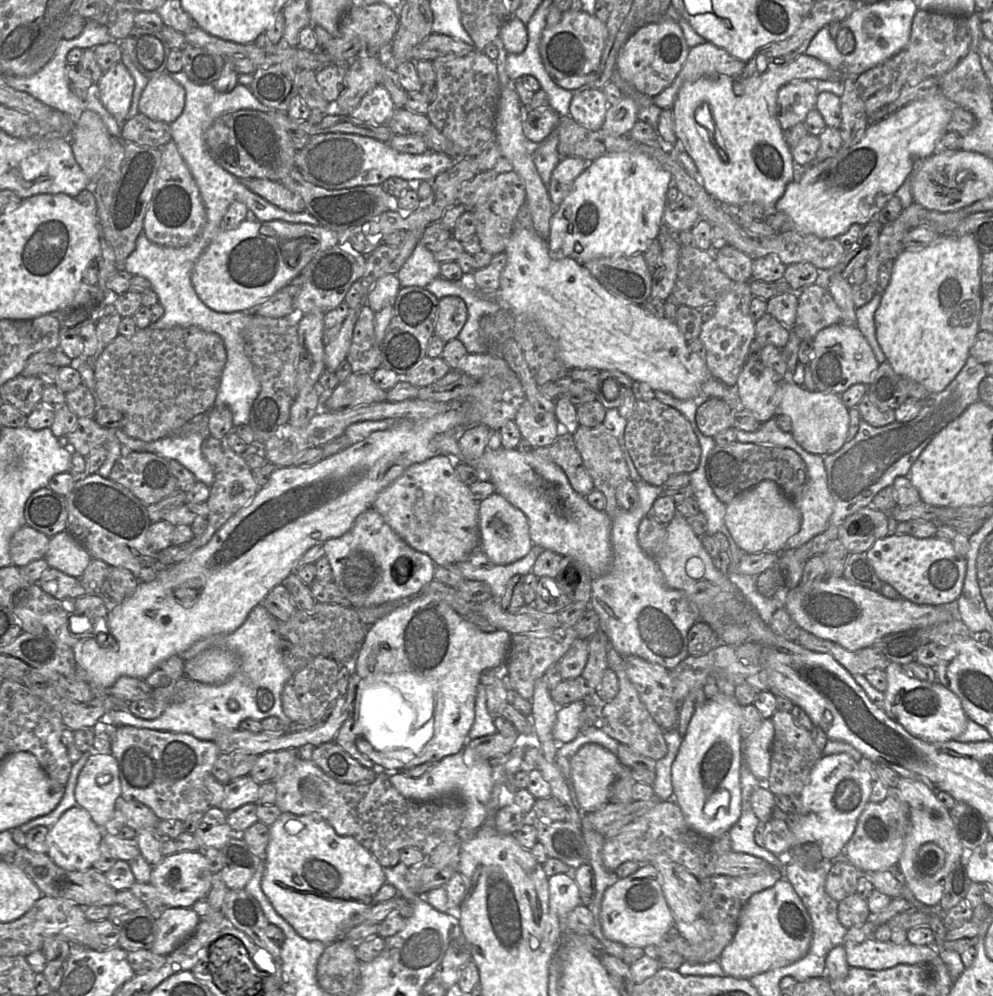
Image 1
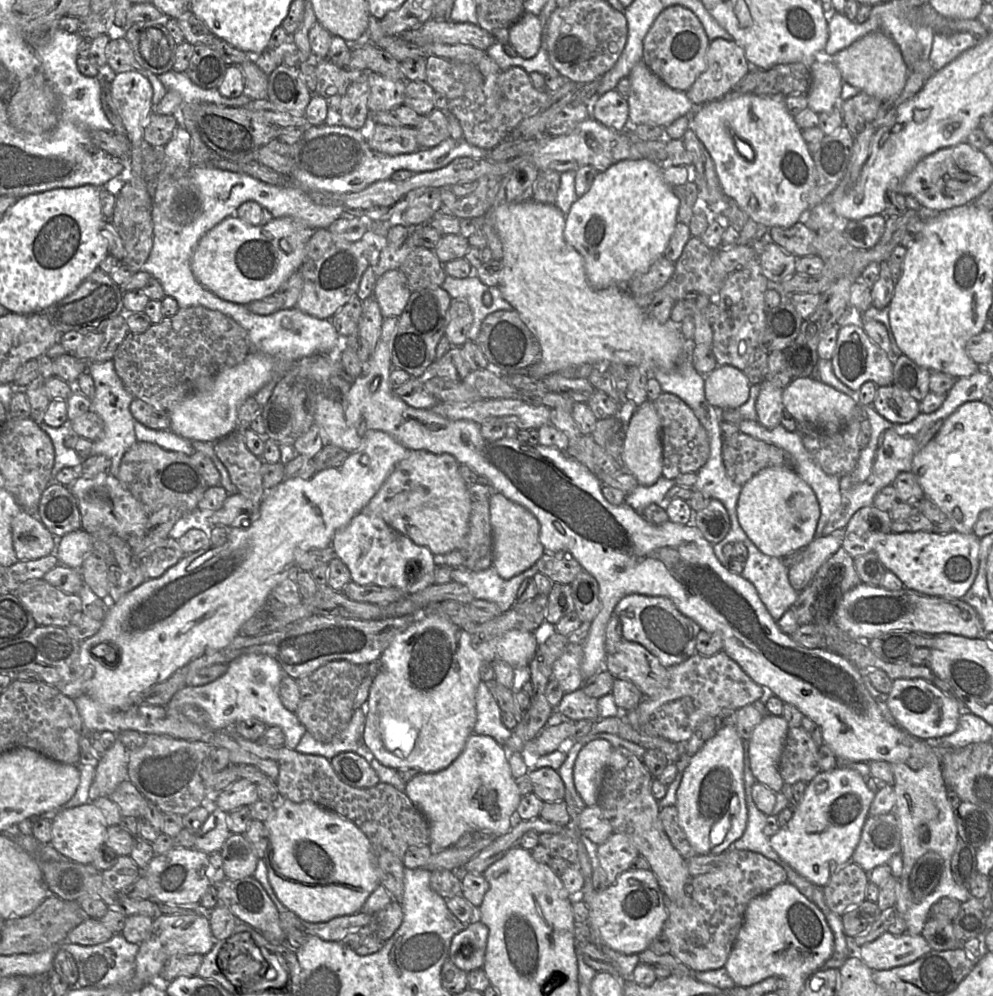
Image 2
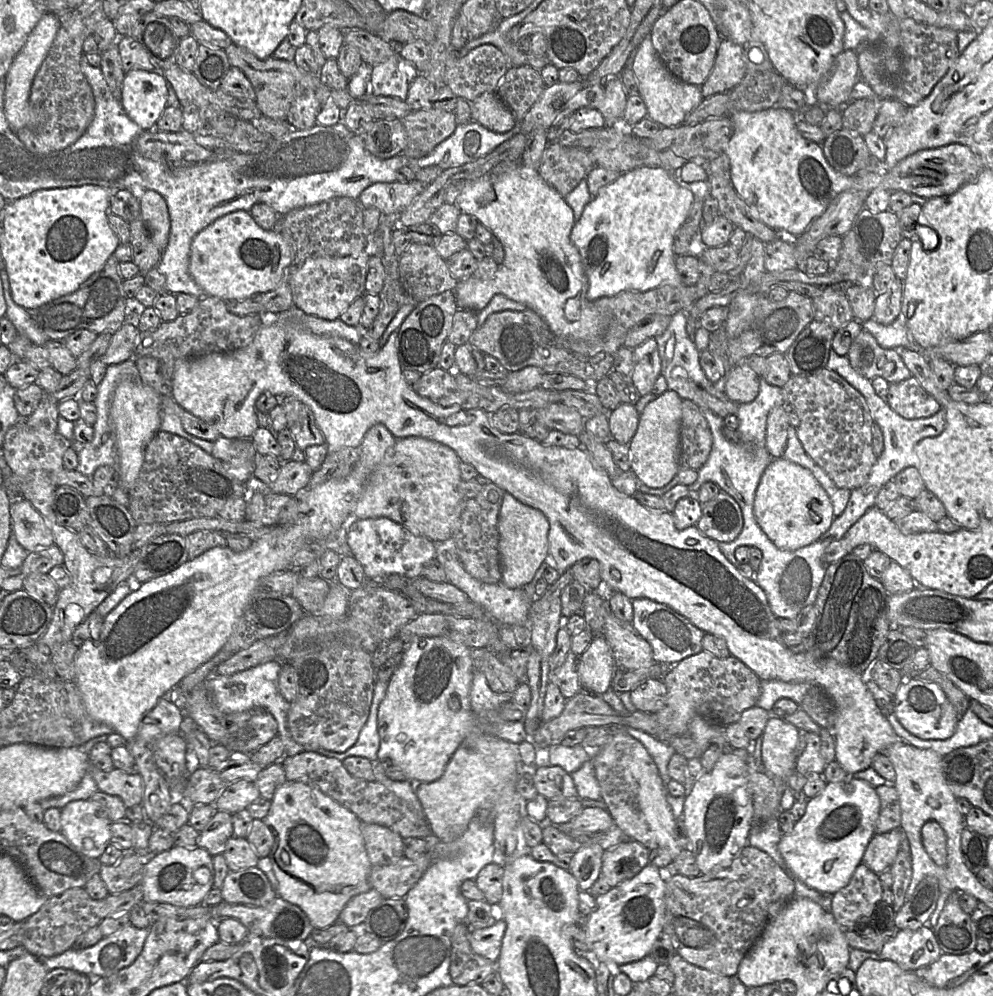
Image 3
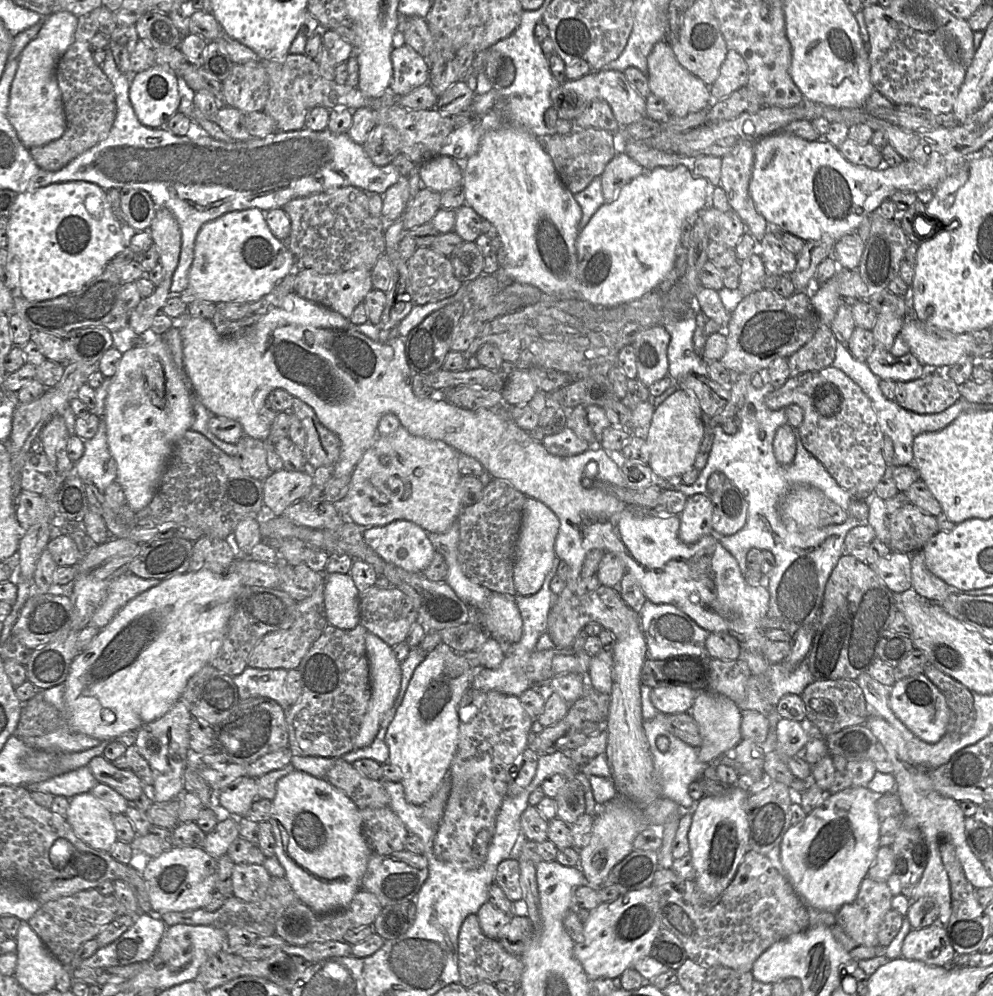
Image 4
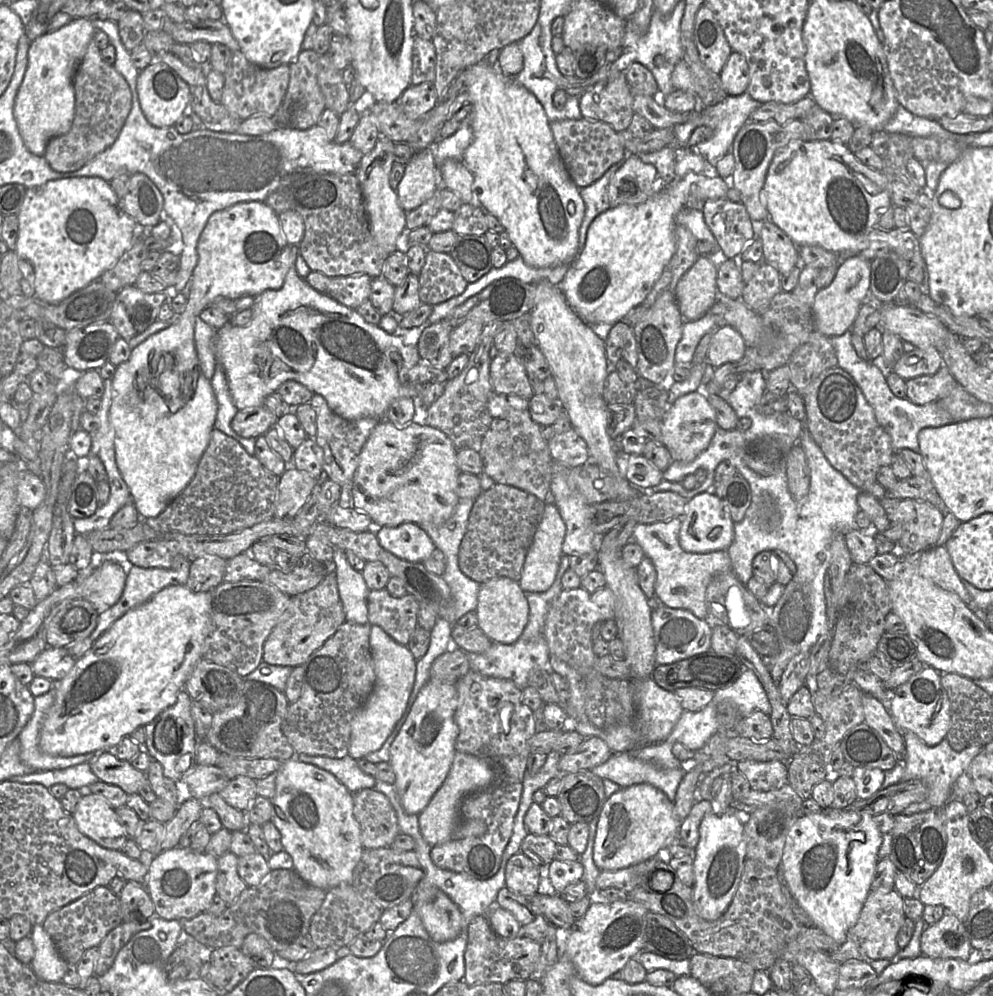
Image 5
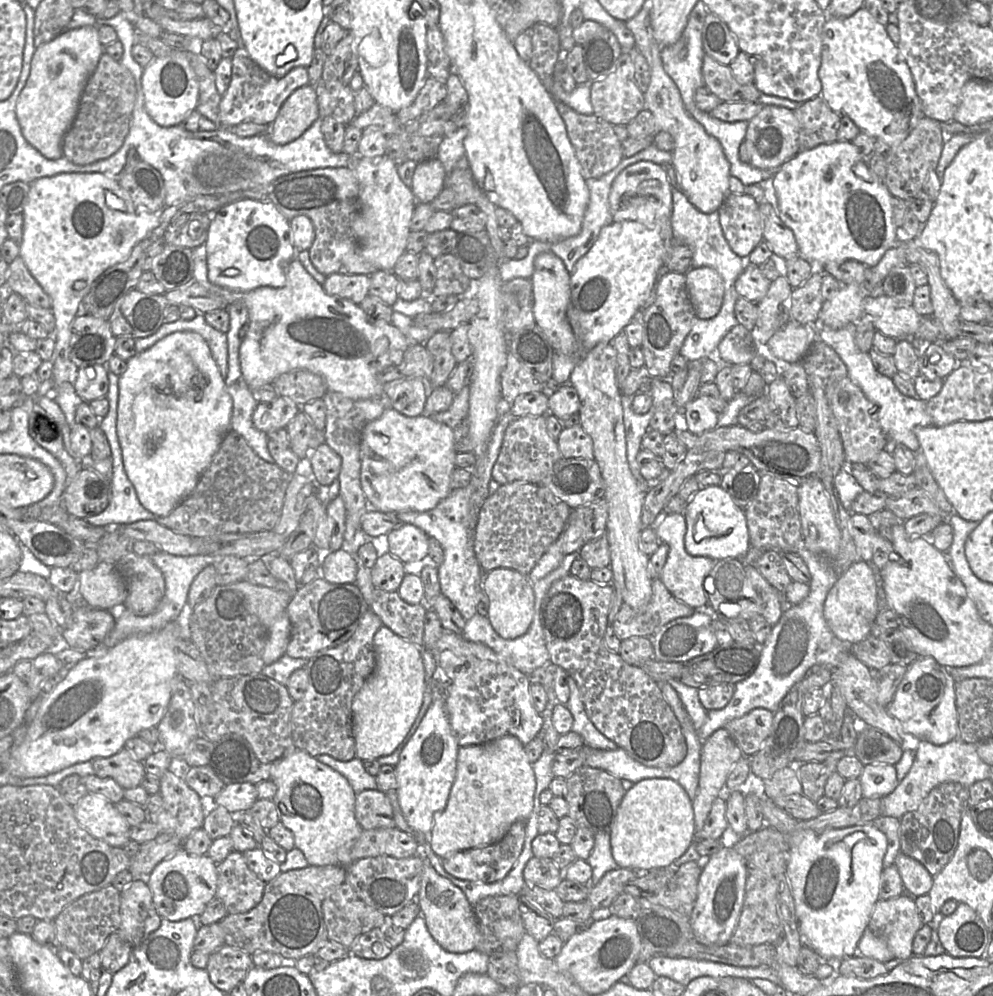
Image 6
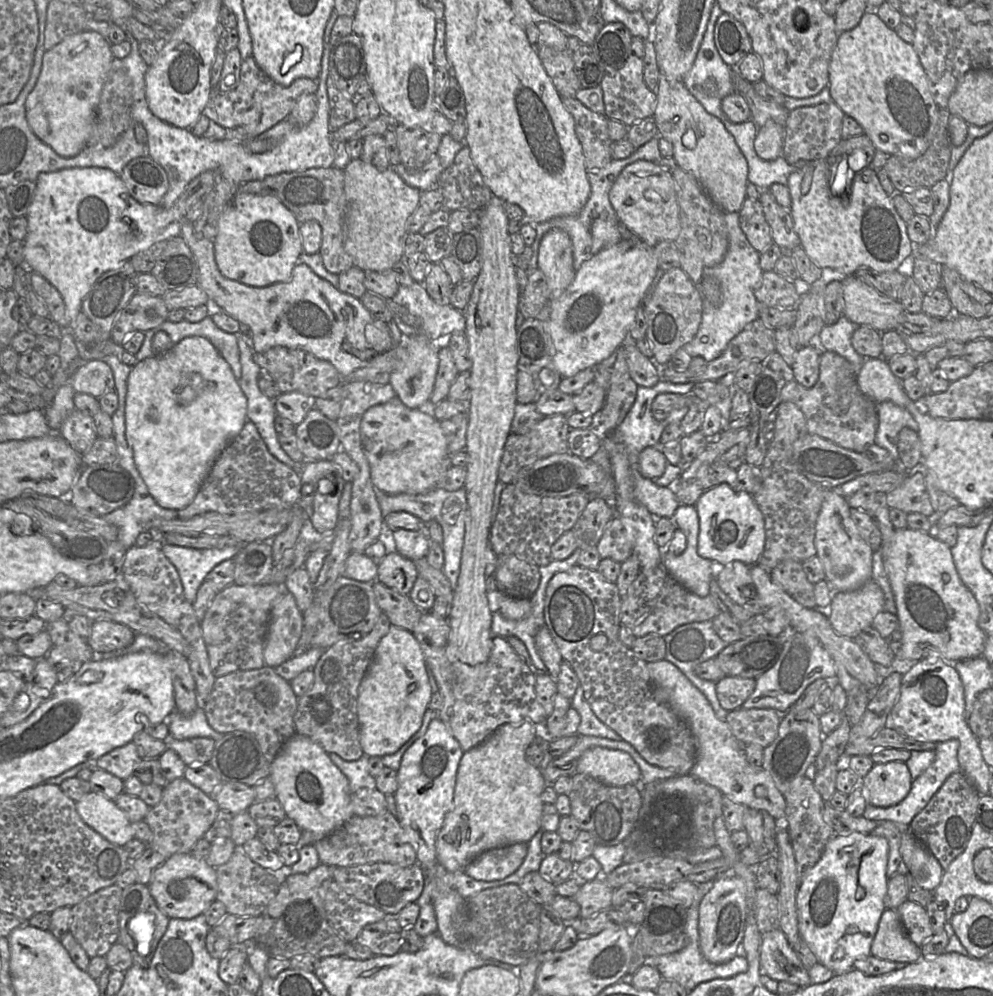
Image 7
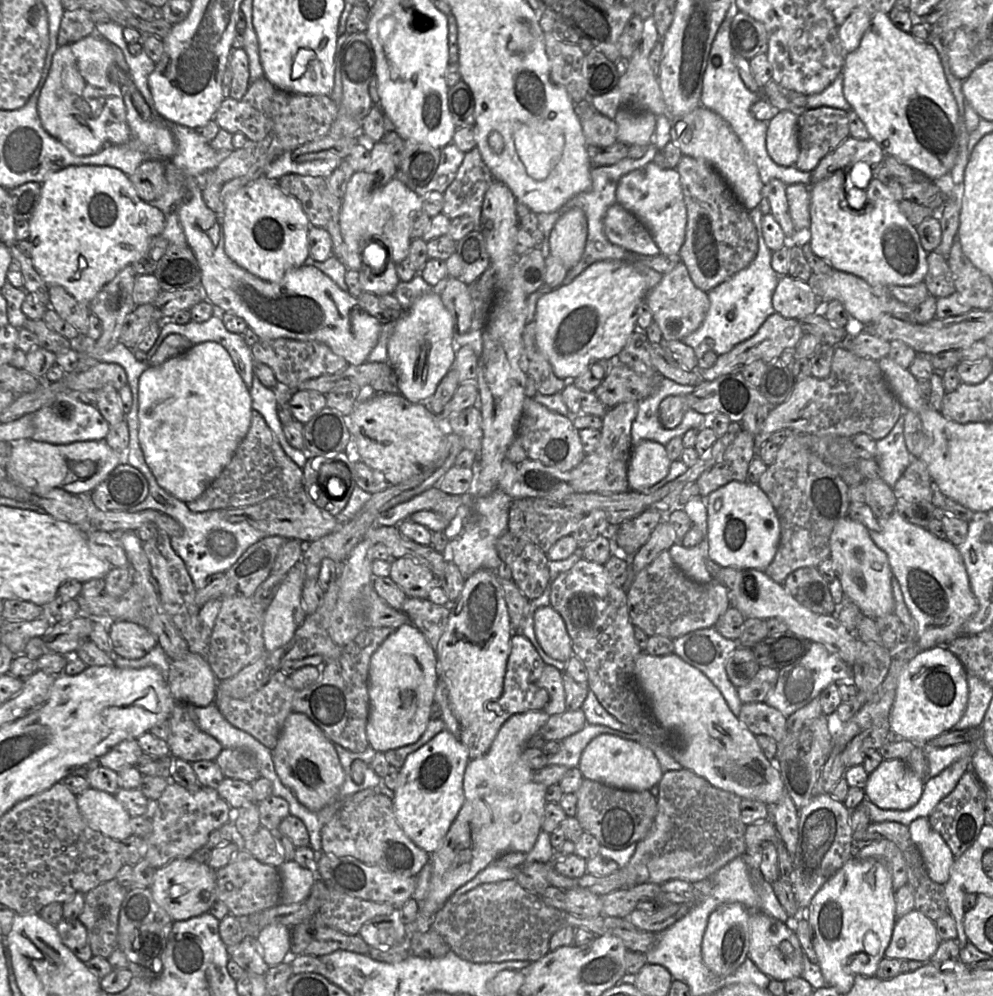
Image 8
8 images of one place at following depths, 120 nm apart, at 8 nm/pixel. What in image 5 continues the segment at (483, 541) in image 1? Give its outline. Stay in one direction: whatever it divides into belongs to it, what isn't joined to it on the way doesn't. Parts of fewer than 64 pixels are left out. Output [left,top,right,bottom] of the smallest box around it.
[519,501,566,593]

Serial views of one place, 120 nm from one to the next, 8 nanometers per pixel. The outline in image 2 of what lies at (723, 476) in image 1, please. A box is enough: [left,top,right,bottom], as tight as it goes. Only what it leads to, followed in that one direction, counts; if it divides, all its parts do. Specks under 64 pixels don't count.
[722,432,795,486]

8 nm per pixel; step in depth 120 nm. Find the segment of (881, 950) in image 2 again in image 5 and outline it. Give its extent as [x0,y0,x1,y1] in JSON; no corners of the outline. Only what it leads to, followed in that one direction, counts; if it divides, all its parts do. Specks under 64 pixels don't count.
[920,908,973,960]

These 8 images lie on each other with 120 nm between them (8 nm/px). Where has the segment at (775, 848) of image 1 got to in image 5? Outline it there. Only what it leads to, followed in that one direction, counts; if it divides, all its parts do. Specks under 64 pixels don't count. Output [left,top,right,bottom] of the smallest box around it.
[781,807,882,944]

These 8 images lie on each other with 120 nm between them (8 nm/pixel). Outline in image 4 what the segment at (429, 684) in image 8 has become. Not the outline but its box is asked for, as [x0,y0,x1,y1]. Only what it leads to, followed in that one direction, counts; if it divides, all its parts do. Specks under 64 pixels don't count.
[354,632,401,749]

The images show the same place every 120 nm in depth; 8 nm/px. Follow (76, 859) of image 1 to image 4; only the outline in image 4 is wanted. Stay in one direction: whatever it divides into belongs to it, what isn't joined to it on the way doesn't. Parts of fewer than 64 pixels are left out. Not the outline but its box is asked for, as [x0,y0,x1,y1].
[67,792,117,852]

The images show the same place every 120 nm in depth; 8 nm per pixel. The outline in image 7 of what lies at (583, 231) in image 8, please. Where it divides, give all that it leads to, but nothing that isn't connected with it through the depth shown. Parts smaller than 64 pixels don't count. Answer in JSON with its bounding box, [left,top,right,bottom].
[538,228,575,301]

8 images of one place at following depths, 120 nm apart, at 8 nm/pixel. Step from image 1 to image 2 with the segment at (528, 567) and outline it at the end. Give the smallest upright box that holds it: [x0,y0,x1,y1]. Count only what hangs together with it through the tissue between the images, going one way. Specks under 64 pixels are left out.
[434,550,539,613]

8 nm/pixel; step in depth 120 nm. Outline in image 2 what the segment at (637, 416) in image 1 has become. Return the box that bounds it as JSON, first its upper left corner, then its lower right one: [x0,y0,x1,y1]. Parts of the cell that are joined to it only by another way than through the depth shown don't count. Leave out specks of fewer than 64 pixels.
[652,393,709,480]

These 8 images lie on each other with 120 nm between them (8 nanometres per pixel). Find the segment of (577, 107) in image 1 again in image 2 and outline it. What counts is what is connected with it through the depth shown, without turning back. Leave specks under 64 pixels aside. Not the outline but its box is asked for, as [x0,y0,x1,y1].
[591,90,629,131]

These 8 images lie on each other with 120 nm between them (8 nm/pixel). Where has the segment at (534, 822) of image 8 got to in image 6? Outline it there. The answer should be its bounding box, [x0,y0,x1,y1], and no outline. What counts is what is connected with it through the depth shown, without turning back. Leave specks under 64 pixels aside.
[430,734,536,859]

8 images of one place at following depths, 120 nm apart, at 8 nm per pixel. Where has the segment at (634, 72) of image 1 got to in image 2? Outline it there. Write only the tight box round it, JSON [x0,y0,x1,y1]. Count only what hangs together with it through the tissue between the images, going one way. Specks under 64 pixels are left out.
[642,5,710,91]

